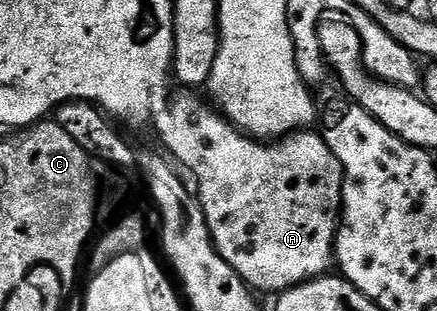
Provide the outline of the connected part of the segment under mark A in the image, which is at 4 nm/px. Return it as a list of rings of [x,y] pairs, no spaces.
[[[193,91],[182,93],[183,96],[171,102],[167,112],[157,113],[156,124],[158,120],[158,130],[166,143],[165,151],[183,169],[186,167],[198,183],[196,199],[202,205],[206,226],[220,258],[224,258],[224,262],[228,262],[228,266],[232,266],[232,270],[236,270],[236,274],[259,293],[281,294],[308,280],[327,275],[336,260],[334,241],[340,223],[344,177],[336,154],[328,150],[321,134],[301,130],[273,142],[263,142],[236,128],[206,100],[207,105],[200,97],[193,96]]]

